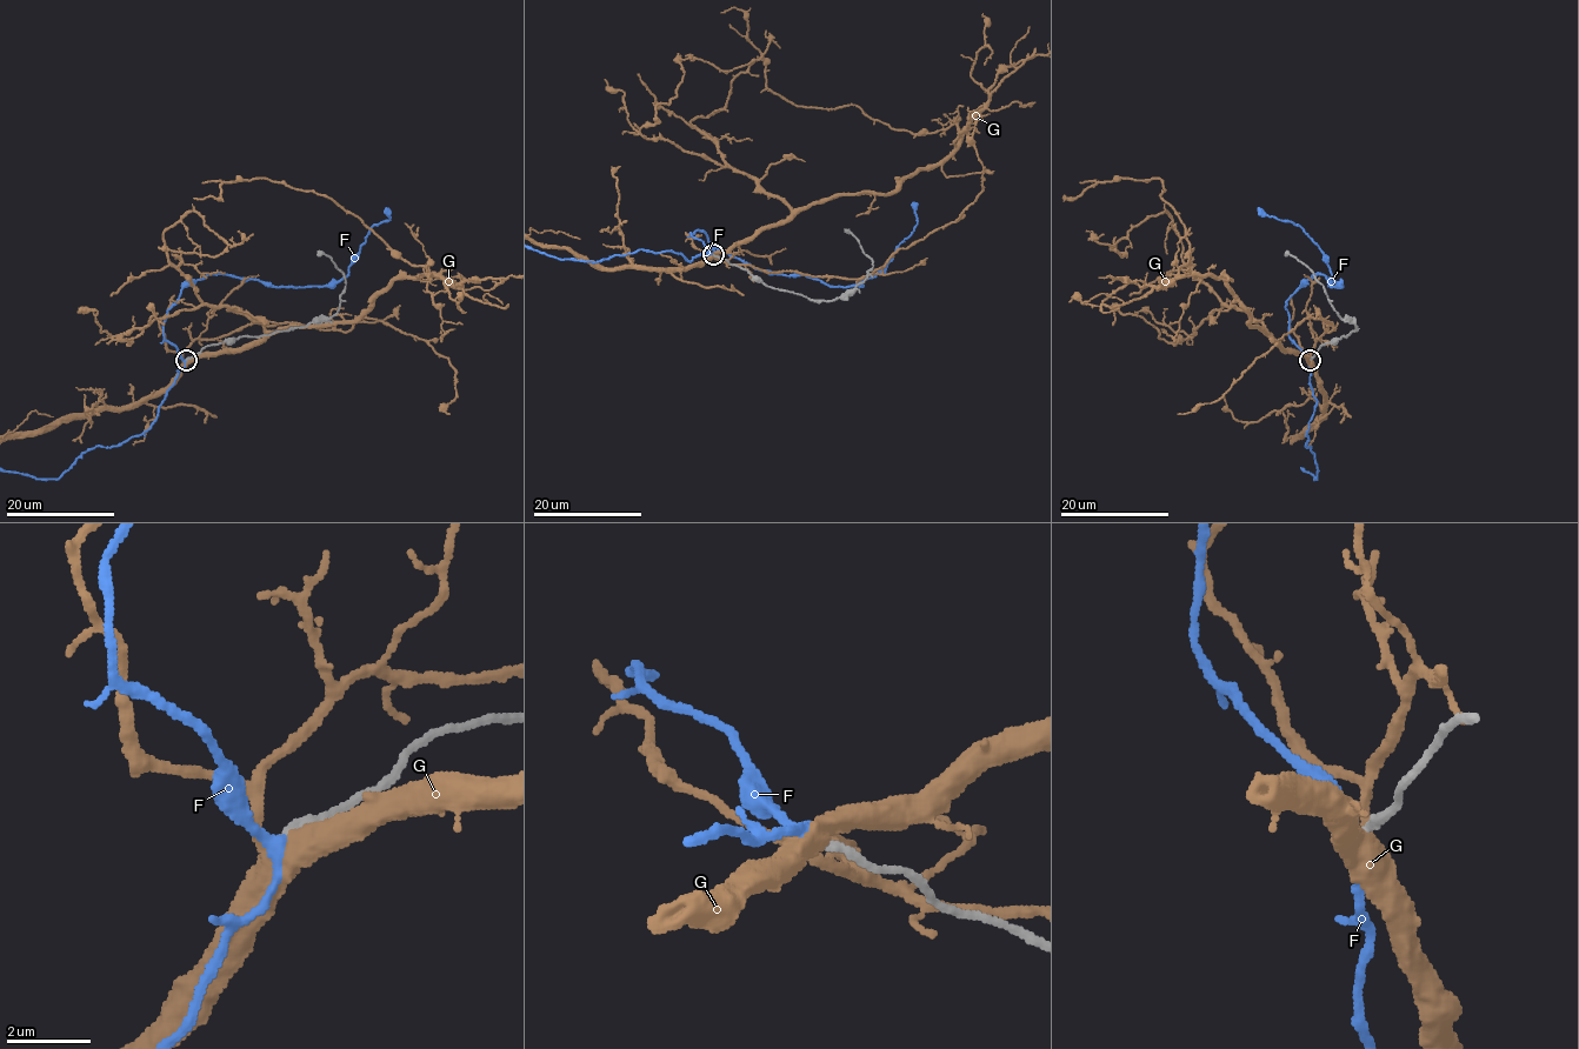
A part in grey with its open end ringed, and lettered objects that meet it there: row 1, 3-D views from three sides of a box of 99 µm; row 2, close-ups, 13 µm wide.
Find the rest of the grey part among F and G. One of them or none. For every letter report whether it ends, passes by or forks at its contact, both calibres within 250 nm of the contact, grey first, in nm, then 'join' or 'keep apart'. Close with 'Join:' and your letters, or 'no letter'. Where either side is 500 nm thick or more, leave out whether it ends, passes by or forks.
F: it passes by; 200 nm thick on the grey side, 200 nm on the other; join
G: it forks there; 240 nm thick on the grey side, 460 nm on the other; keep apart
Join: F

